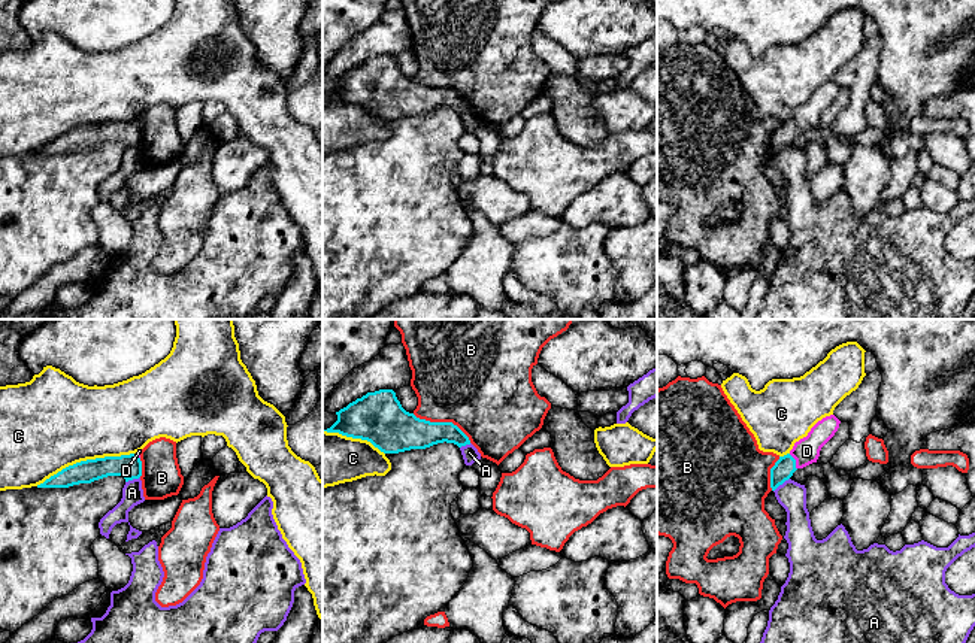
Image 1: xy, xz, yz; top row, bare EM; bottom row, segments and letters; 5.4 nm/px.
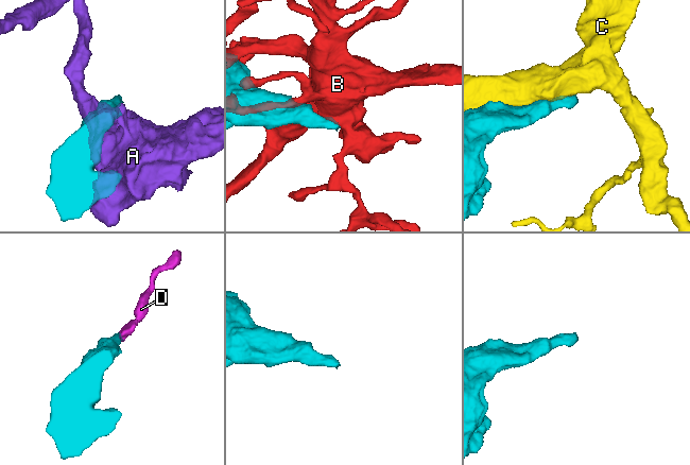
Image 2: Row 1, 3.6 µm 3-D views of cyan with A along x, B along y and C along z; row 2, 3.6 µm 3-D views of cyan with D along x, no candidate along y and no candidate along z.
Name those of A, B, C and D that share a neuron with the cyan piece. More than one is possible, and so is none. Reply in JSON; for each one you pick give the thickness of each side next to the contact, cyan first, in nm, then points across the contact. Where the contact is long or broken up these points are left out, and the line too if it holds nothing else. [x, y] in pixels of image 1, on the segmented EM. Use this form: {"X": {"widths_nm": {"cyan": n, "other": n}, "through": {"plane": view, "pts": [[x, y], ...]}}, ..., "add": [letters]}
{"D": {"widths_nm": {"cyan": 110, "other": 140}, "through": {"plane": "yz", "pts": [[784, 467], [795, 461], [807, 451]]}}, "add": ["D"]}

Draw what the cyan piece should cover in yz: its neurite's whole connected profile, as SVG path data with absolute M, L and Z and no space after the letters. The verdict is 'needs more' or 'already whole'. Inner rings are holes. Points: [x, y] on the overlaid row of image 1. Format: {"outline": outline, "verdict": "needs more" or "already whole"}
{"outline": "M835 415L823 418L806 437L794 443L787 455L779 457L770 468L772 491L788 480L797 468L817 462L821 448L835 436L839 424L841 421Z", "verdict": "needs more"}

